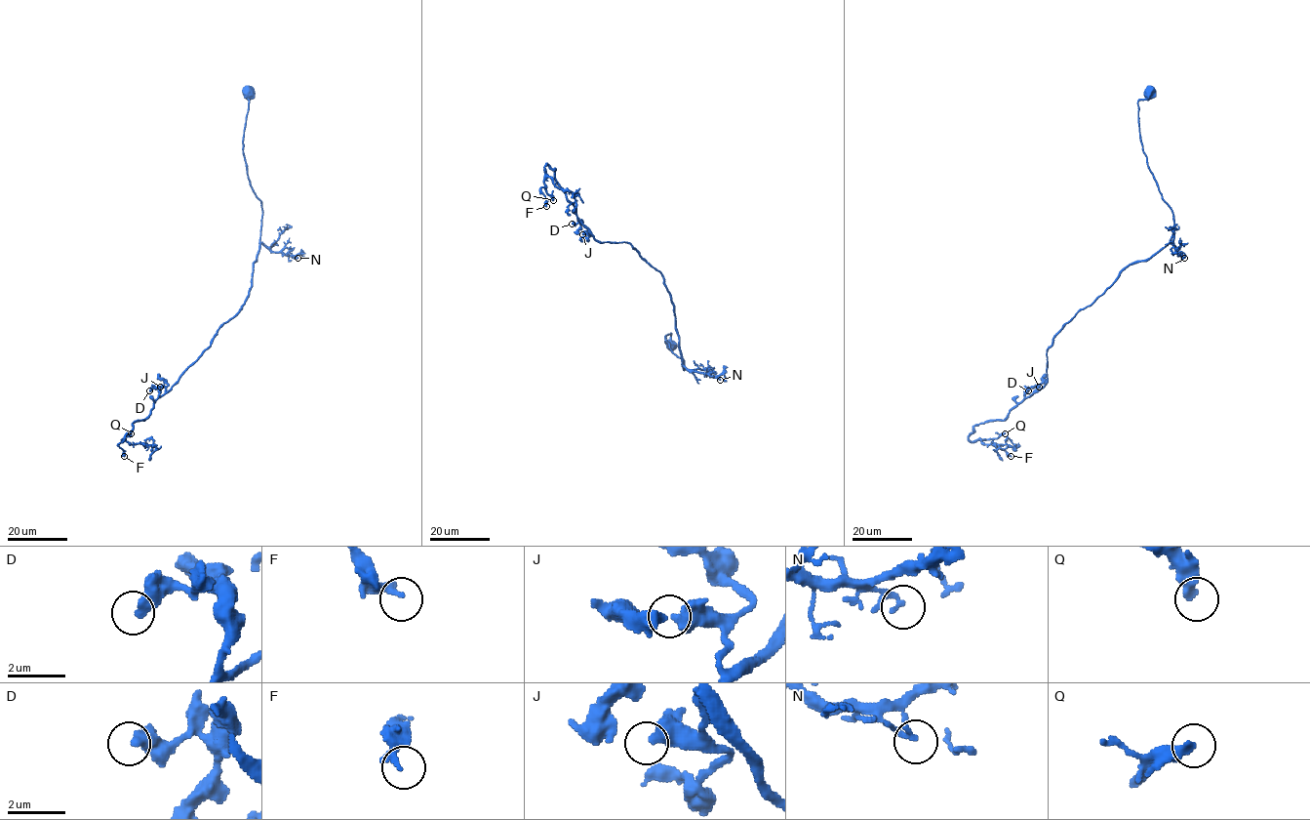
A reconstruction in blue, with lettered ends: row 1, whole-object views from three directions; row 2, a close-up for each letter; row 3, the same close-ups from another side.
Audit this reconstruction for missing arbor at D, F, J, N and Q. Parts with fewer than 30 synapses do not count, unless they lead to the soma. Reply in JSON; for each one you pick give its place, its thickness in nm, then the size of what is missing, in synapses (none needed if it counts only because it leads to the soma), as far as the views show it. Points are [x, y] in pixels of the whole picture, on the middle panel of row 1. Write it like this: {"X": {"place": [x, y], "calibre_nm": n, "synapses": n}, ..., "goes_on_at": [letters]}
{"Q": {"place": [553, 200], "calibre_nm": 400, "synapses": 40}, "goes_on_at": ["Q"]}

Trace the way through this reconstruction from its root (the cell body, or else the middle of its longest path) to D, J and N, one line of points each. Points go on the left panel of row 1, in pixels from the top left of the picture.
D: (249, 92), (243, 153), (262, 210), (252, 287), (240, 309), (179, 380), (160, 396), (157, 389), (149, 390)
J: (249, 92), (243, 153), (262, 210), (252, 287), (240, 309), (179, 380), (167, 391), (160, 387)
N: (249, 92), (243, 153), (250, 186), (261, 203), (259, 241), (273, 251), (297, 258)

